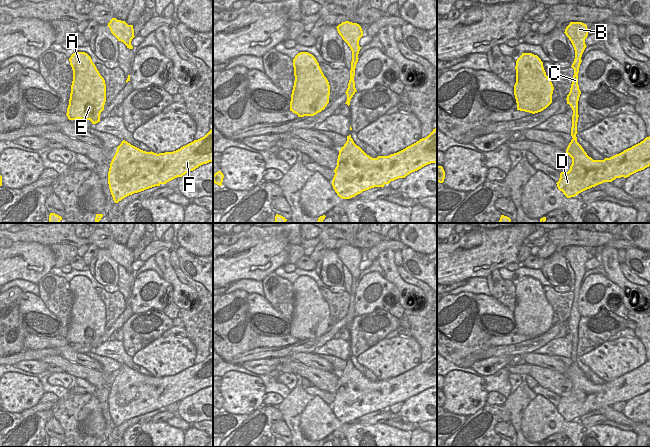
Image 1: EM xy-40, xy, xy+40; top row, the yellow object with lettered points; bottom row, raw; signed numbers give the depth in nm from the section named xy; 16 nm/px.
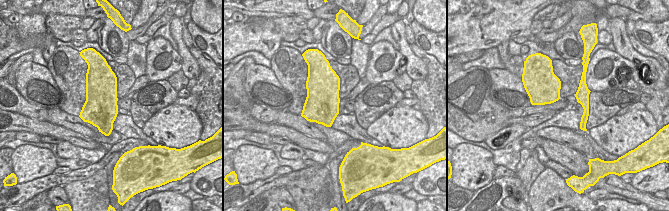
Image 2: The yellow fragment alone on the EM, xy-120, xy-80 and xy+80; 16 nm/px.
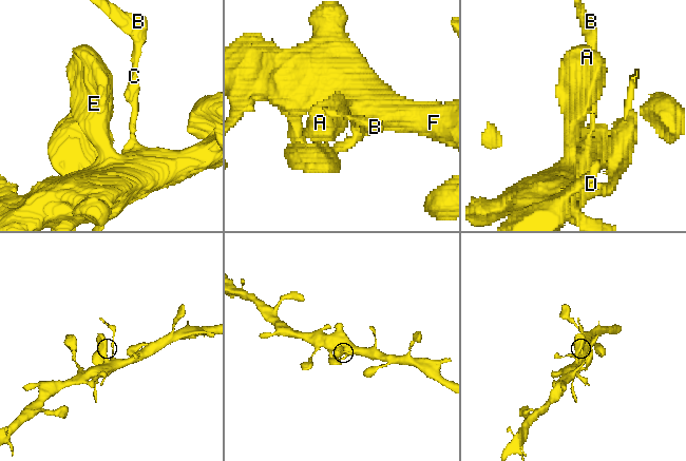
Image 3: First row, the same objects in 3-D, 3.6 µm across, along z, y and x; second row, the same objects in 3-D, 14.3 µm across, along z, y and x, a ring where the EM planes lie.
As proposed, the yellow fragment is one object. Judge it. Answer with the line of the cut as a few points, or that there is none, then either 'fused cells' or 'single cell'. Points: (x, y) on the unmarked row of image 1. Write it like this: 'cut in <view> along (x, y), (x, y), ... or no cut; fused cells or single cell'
cut in xy+40 along (572, 360), (576, 364); fused cells

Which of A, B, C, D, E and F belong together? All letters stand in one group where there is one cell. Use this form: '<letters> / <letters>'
A D E F / B C

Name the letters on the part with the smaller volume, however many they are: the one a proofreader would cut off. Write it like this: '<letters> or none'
B, C.

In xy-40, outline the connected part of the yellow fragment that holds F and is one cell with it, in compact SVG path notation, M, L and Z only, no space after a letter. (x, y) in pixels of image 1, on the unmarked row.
M213 353L204 361L181 371L173 376L154 377L143 375L123 364L110 387L108 408L115 427L125 421L146 413L166 408L182 401L203 388L213 386Z

